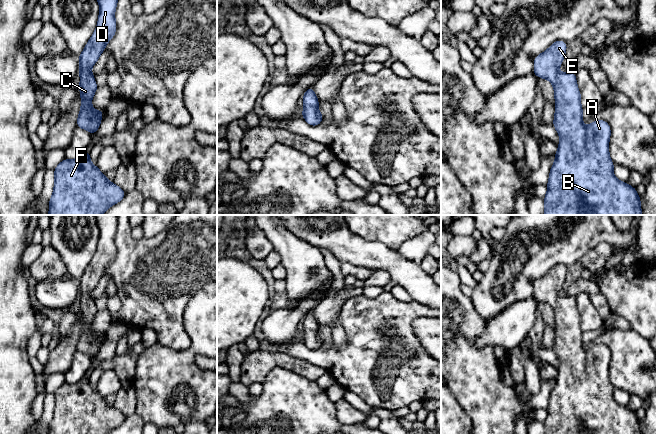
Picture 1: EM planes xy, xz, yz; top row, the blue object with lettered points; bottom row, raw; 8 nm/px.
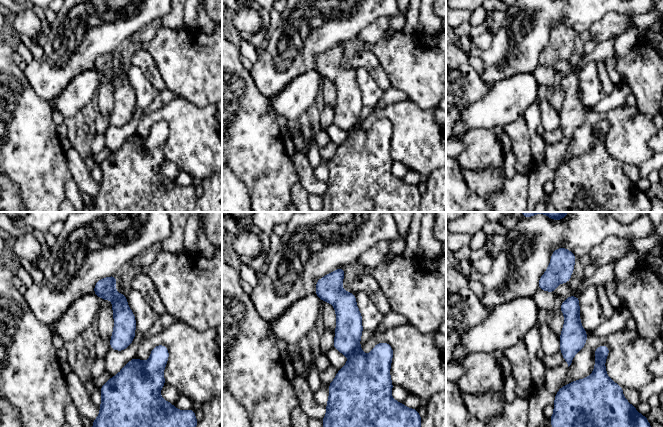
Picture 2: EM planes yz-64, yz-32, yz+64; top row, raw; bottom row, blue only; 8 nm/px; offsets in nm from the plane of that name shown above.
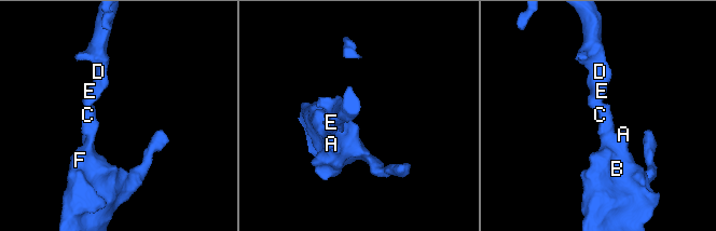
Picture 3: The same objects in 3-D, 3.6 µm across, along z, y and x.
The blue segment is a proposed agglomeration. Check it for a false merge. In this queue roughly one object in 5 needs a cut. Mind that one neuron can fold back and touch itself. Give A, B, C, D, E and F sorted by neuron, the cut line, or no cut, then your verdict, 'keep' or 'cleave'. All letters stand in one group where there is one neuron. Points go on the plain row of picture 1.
groups A B C D E F; cut none; keep

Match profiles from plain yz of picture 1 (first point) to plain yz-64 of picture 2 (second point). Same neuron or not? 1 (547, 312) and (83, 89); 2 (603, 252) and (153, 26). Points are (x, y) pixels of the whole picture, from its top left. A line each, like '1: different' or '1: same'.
1: different
2: same

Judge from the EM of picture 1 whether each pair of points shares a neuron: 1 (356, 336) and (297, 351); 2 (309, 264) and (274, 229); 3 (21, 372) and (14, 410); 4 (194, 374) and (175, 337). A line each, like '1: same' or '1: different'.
1: same
2: same
3: same
4: different

